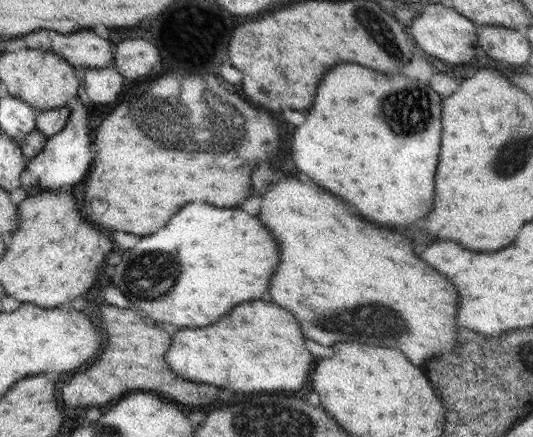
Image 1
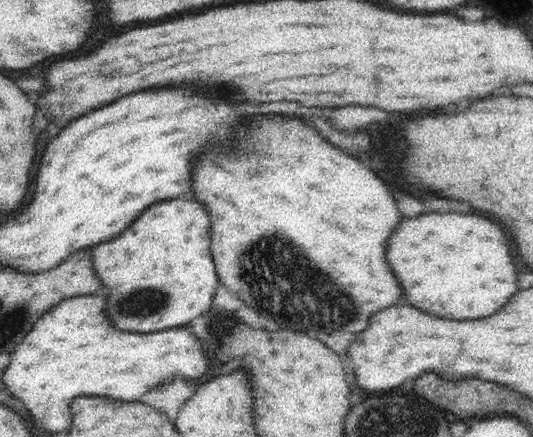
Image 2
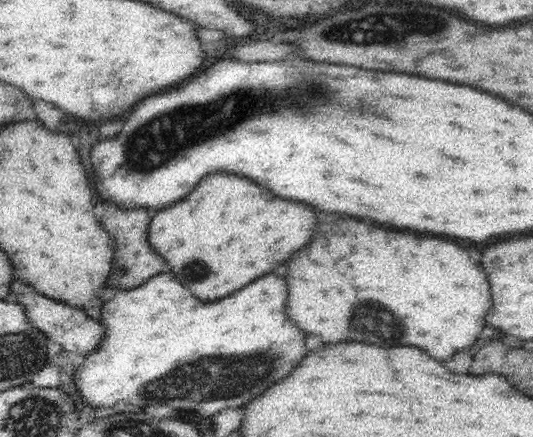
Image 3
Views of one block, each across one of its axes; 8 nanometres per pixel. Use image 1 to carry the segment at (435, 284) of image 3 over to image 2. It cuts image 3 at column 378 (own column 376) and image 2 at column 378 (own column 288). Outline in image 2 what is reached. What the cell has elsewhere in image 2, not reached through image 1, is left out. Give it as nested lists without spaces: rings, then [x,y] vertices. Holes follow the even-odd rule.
[[[256,116],[252,124],[242,128],[238,142],[242,148],[238,156],[234,152],[224,154],[220,150],[212,150],[212,154],[208,156],[204,154],[194,166],[194,186],[192,186],[192,190],[196,190],[196,174],[198,174],[198,200],[204,202],[212,214],[212,254],[214,254],[216,270],[218,270],[220,282],[226,288],[230,288],[230,292],[234,292],[240,300],[244,300],[260,316],[276,320],[280,328],[288,328],[294,332],[306,332],[310,338],[316,338],[314,334],[332,334],[336,330],[358,334],[368,328],[370,316],[374,316],[376,312],[396,306],[398,302],[408,306],[408,302],[404,302],[404,290],[400,286],[400,280],[394,276],[394,272],[390,270],[386,262],[386,244],[388,244],[390,234],[400,224],[402,214],[396,206],[396,198],[390,194],[390,188],[372,170],[368,170],[360,160],[354,160],[342,150],[336,150],[334,146],[330,146],[330,142],[324,142],[316,134],[316,130],[292,118]]]

